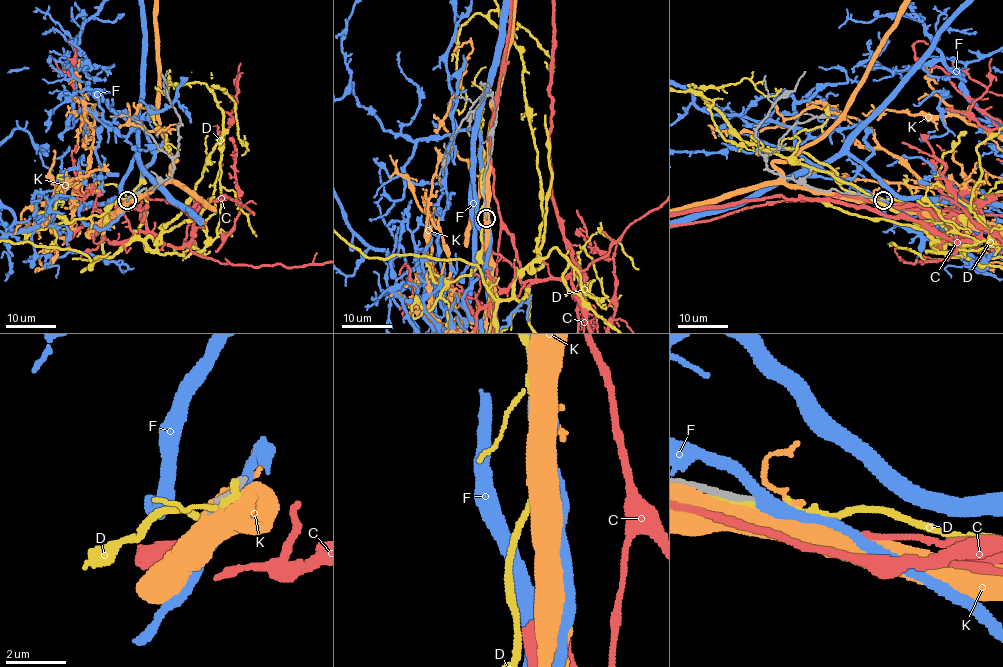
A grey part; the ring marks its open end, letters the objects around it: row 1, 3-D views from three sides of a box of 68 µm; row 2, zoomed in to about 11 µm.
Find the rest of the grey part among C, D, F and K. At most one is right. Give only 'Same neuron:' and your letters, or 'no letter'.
Same neuron: C

